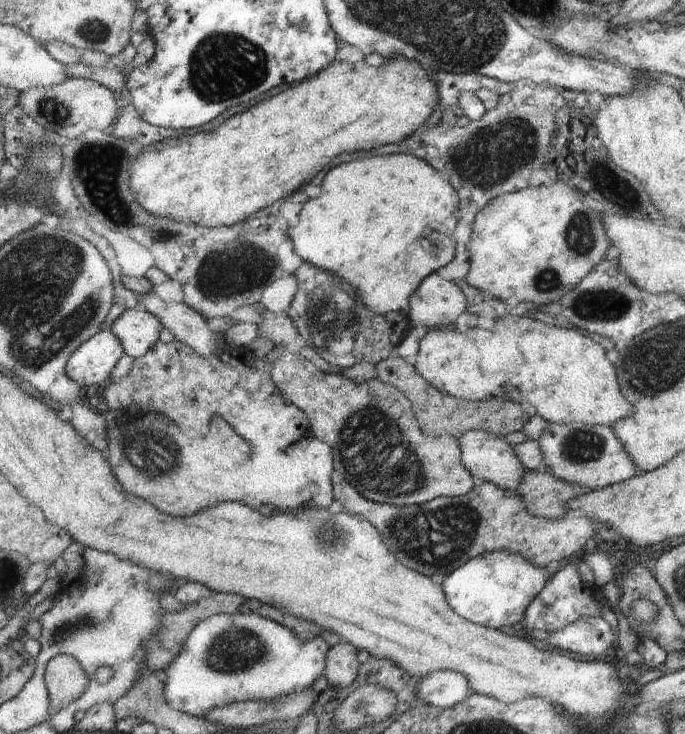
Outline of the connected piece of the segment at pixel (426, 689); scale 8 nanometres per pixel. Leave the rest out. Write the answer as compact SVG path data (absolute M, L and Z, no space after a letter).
M440 671L424 677L416 690L419 703L443 709L456 706L471 693L468 678L454 671Z

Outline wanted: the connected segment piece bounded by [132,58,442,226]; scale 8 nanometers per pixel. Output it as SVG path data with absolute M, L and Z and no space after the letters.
M395 58L386 61L386 65L381 68L371 66L366 61L359 62L356 65L342 64L342 62L336 61L332 66L329 66L328 69L323 70L318 76L291 85L288 92L282 92L280 96L270 98L270 100L258 104L254 110L247 110L244 114L240 113L240 116L229 118L223 122L224 126L221 125L215 130L201 132L192 136L182 135L166 139L159 142L158 146L152 145L150 148L146 148L132 167L133 187L134 192L138 195L138 200L140 200L142 206L146 207L146 210L160 216L160 218L170 218L170 220L180 220L180 222L182 222L182 220L190 220L190 222L196 222L196 224L200 222L202 226L232 226L232 224L236 224L236 222L246 220L250 214L256 214L258 210L262 210L262 208L266 208L266 206L272 206L276 200L280 200L280 198L284 198L284 196L288 198L288 194L292 194L292 192L304 188L304 186L306 186L308 182L312 182L328 164L332 164L340 154L346 154L346 152L362 152L362 150L370 152L370 150L374 150L374 148L386 146L386 144L396 144L396 142L406 140L406 138L412 136L412 134L416 134L441 106L442 97L440 94L440 86L438 86L438 83L434 80L433 74L429 70L426 70L426 67L422 66L421 62L406 60L406 58Z

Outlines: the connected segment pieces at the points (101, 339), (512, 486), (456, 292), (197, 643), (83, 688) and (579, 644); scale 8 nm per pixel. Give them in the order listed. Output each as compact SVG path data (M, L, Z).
M107 328L73 354L69 362L70 378L83 389L108 384L116 366L126 355L121 338L111 328Z
M471 430L459 435L457 441L461 445L461 461L479 483L494 483L494 486L509 491L514 491L520 486L522 476L527 470L520 466L520 460L512 450L513 445L508 445L504 437L492 434L490 431Z
M439 272L429 276L410 298L410 318L415 327L450 326L469 307L465 291L457 282L450 282Z
M245 610L238 614L214 615L197 626L188 645L165 671L162 678L164 696L172 708L197 717L235 702L276 702L312 688L316 680L325 675L332 648L322 636L304 642L292 628L255 612Z
M57 656L50 663L50 670L47 672L47 685L50 686L52 701L50 712L56 716L87 693L90 676L75 656Z
M601 616L580 618L578 622L564 626L562 630L550 633L549 648L576 652L582 656L602 656L608 648L615 645L617 635Z

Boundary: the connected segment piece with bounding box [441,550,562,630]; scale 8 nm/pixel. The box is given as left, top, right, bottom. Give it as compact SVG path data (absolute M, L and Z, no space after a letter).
M499 550L481 554L472 558L462 566L462 570L454 570L450 578L441 584L450 598L450 606L462 614L462 618L478 623L483 627L498 629L520 624L524 618L526 607L546 586L548 576L554 569L562 568L560 564L551 562L550 566L534 566L520 554L512 554L509 550Z

